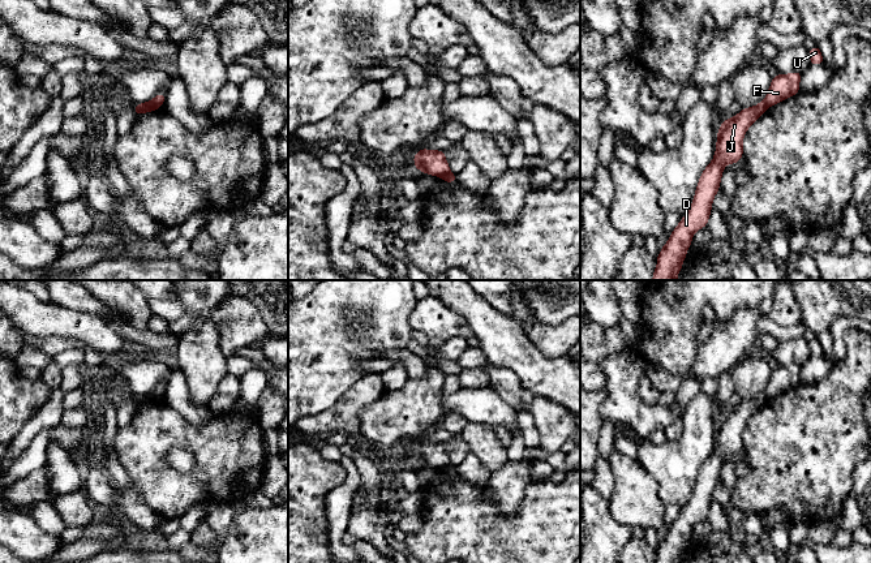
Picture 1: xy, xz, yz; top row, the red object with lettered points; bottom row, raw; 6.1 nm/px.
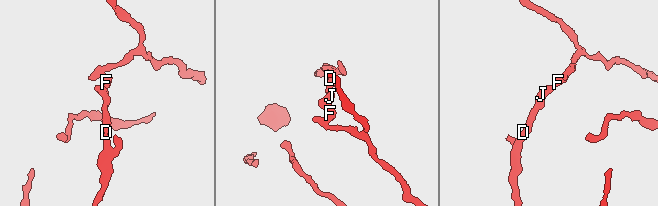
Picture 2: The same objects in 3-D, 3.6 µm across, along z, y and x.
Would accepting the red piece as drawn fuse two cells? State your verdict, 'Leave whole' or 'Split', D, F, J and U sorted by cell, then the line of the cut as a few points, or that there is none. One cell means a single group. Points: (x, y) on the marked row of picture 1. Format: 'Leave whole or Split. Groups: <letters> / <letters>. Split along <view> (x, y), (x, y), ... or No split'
Split. Groups: D J / F U. Split along xy (150, 101), (157, 108)

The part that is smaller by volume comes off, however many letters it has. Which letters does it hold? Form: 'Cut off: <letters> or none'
Cut off: F, U

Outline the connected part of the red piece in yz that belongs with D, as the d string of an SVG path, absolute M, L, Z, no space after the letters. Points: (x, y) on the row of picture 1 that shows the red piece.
M760 102L755 107L742 108L737 116L721 123L717 133L716 154L699 179L690 210L661 248L652 280L677 280L687 255L686 252L692 242L692 235L707 227L712 201L720 190L724 167L741 160L743 156L743 137L765 109L764 102Z

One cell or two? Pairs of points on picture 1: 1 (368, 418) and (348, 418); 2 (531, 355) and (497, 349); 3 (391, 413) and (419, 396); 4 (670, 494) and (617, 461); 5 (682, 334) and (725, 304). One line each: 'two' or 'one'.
1: two
2: one
3: one
4: two
5: one

